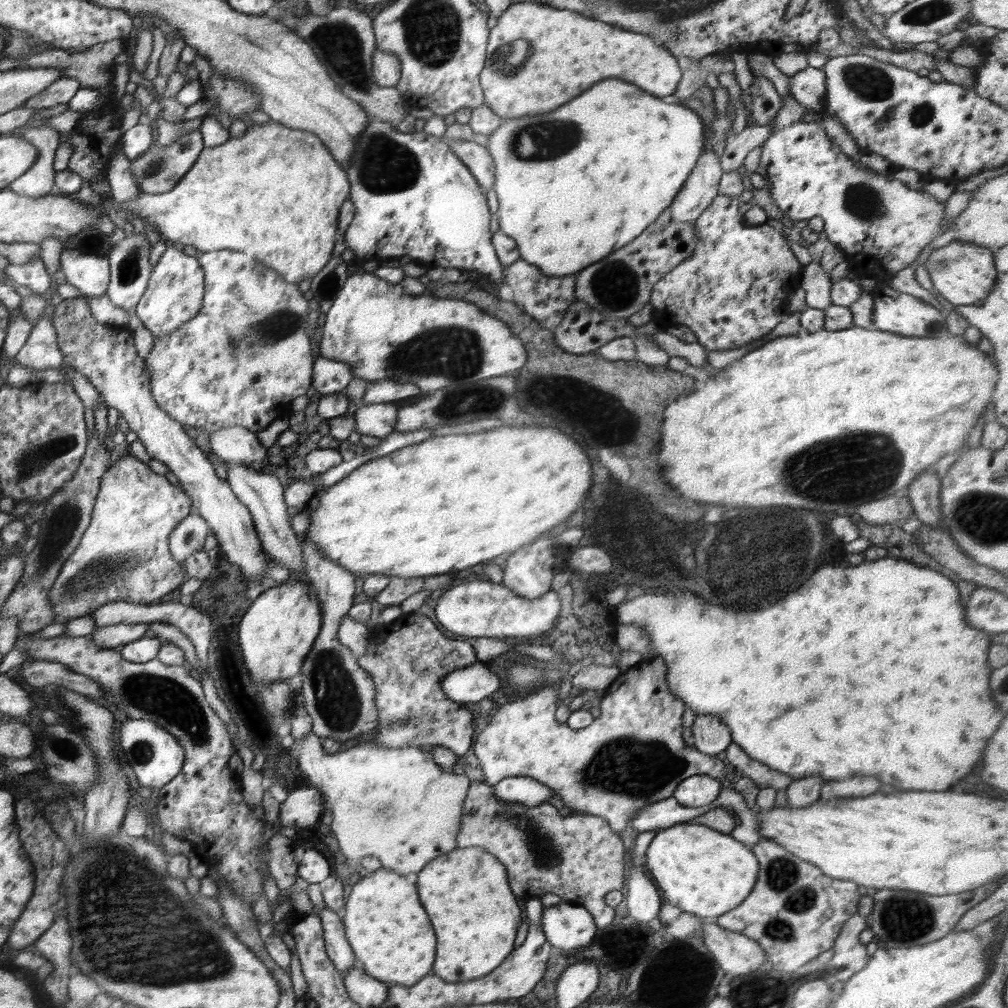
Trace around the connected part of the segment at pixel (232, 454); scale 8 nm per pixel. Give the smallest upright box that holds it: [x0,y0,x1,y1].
[210,426,269,464]

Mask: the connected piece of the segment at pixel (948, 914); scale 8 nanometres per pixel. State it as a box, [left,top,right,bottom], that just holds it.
[867,880,1002,948]

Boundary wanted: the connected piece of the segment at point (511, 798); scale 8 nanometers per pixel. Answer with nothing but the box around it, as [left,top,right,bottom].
[492,776,556,808]

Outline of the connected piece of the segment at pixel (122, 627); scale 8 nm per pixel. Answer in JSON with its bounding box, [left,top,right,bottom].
[90,622,147,649]

